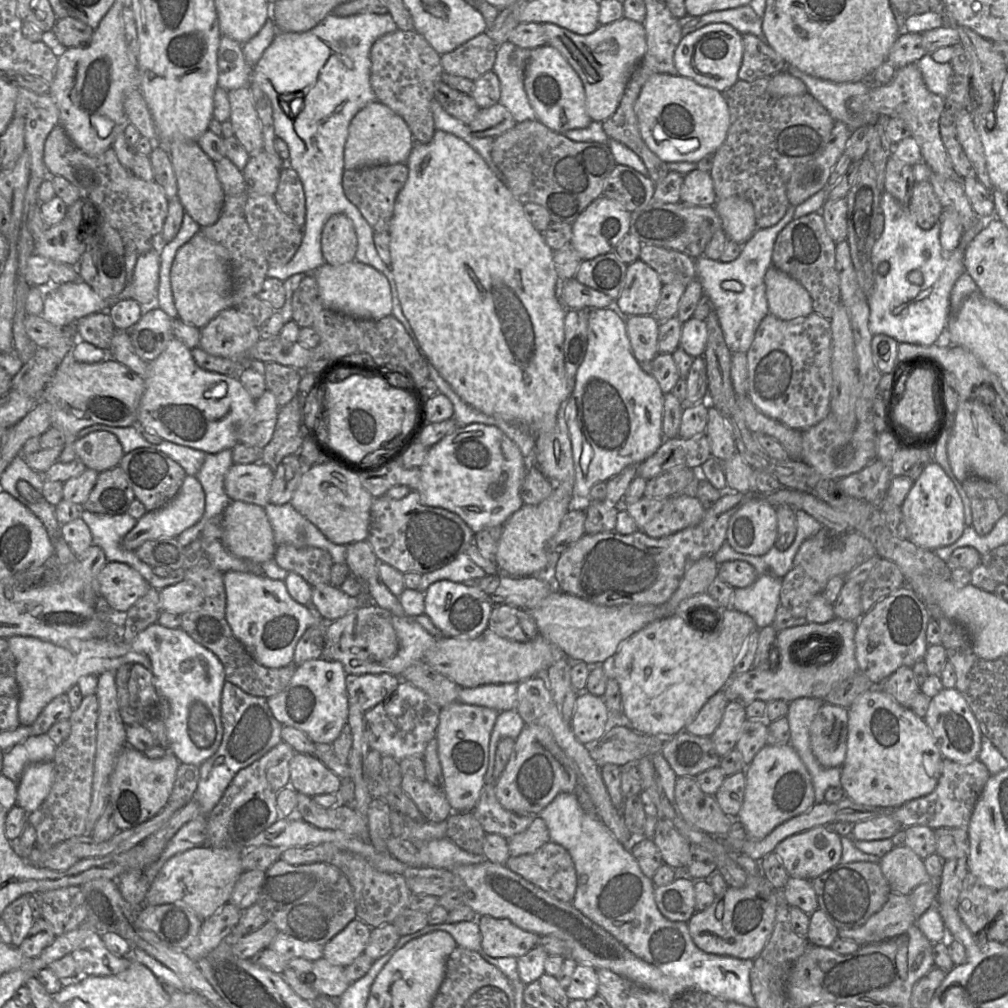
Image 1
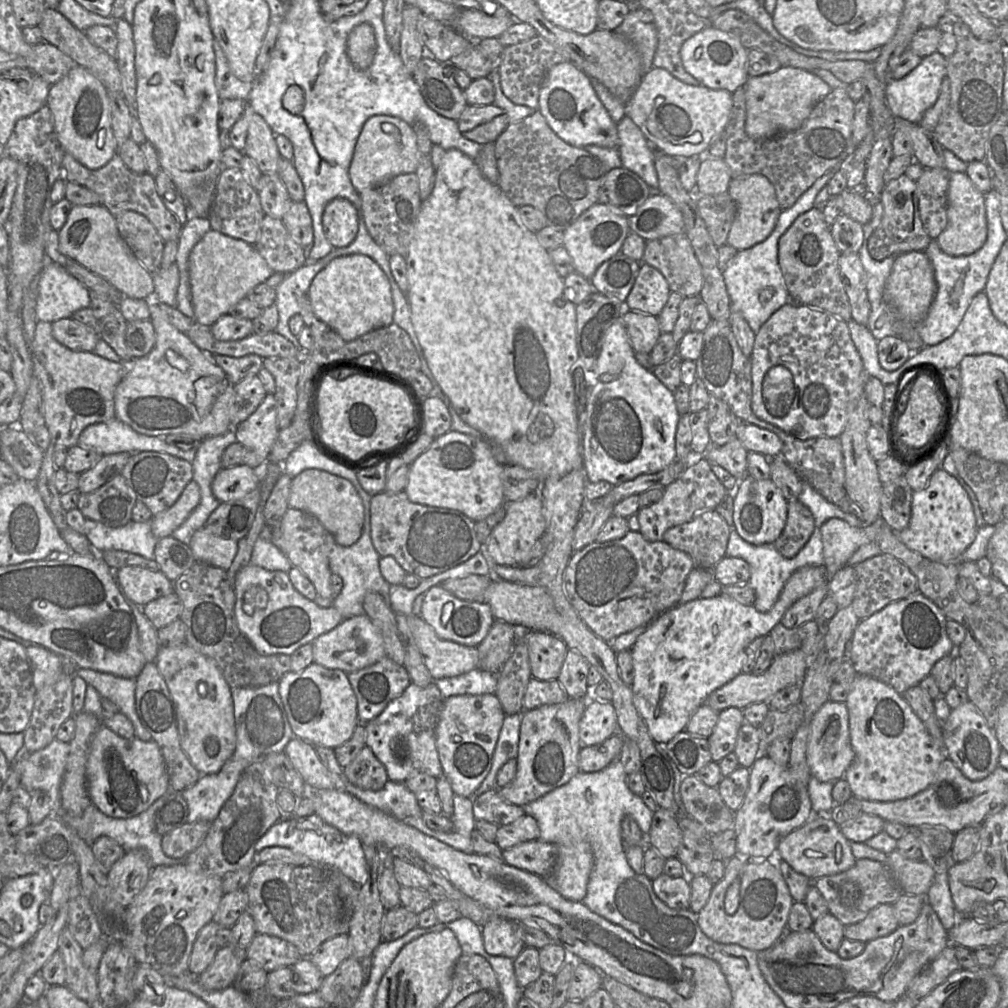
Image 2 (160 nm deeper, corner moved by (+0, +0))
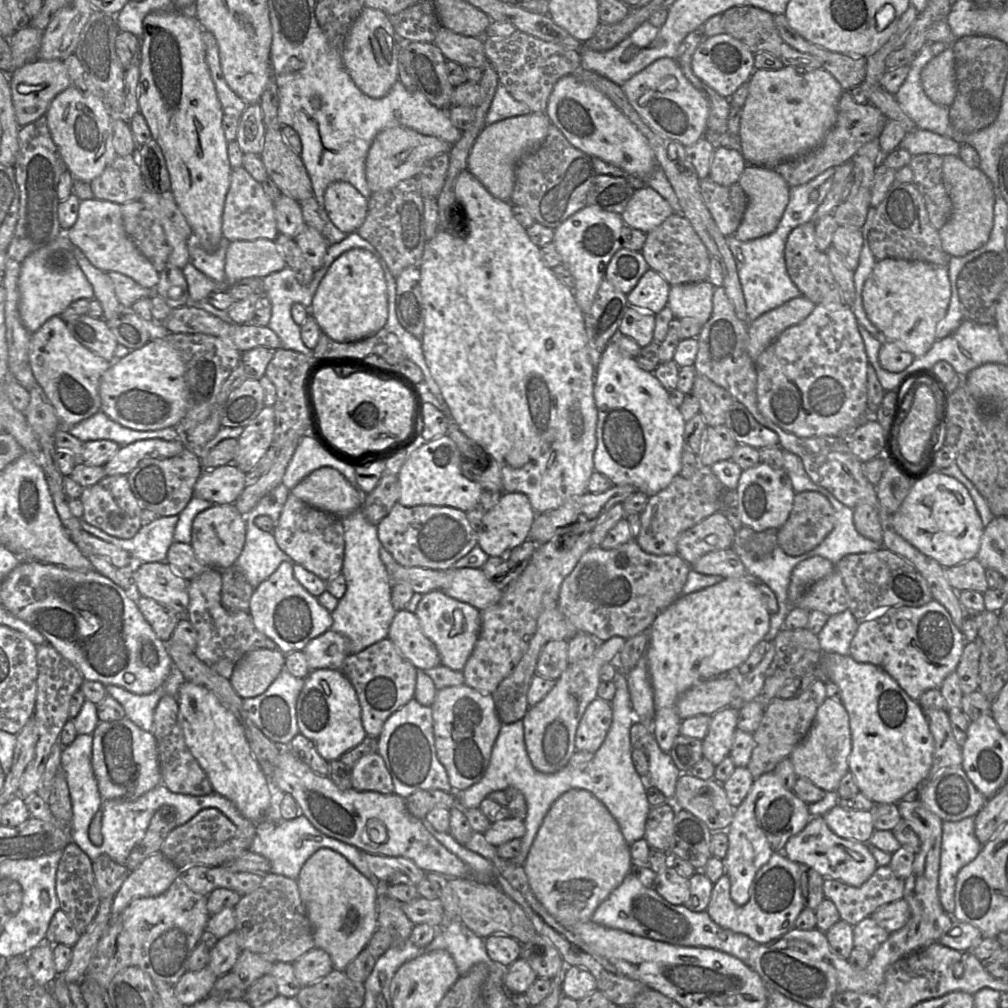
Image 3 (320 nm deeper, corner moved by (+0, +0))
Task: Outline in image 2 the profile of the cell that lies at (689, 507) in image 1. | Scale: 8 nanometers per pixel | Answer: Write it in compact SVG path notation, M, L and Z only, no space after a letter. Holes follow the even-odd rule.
M708 510L697 514L692 520L669 528L663 535L662 541L675 549L687 553L694 567L713 569L726 556L731 527L716 510Z

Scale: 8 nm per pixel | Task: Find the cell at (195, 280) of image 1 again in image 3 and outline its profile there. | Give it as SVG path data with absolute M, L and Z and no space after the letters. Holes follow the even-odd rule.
M273 240L233 241L230 242L226 251L225 277L227 281L264 278L285 267L286 263Z

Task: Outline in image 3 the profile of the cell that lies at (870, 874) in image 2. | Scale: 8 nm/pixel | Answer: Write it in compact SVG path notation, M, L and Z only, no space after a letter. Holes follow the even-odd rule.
M889 866L878 867L872 876L859 887L831 878L824 878L823 882L824 897L835 904L840 919L852 926L871 916L879 907L904 898L904 889L905 880L897 877Z

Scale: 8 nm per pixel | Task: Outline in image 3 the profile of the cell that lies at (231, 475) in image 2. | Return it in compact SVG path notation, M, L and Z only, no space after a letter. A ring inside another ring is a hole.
M230 463L204 469L194 485L193 496L213 504L233 504L246 485L246 473Z

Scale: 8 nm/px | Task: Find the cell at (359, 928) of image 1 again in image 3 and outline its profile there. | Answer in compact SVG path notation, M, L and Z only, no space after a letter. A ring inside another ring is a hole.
M319 948L309 950L292 964L295 977L302 987L324 978L333 970L329 954Z

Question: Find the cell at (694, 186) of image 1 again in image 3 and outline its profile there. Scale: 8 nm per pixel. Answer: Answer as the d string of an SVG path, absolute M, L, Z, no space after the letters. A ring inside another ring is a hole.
M725 147L716 148L712 156L709 178L722 186L735 184L747 165L741 151Z

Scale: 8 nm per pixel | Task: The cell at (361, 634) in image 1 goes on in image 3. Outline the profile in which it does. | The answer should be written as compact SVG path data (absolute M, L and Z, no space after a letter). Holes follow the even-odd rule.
M331 629L311 639L302 649L310 669L339 669L349 655L349 643L344 636Z

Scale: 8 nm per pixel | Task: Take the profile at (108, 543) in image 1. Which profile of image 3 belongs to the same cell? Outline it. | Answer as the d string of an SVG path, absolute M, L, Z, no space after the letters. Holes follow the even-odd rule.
M158 516L148 525L142 525L134 537L121 539L111 536L99 528L80 519L80 525L86 532L112 543L127 551L135 563L163 562L174 541L173 533L179 516Z

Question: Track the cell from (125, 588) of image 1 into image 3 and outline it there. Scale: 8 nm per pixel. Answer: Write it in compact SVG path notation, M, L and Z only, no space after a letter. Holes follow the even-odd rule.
M163 562L135 563L132 583L136 594L154 599L179 617L186 617L189 580Z

